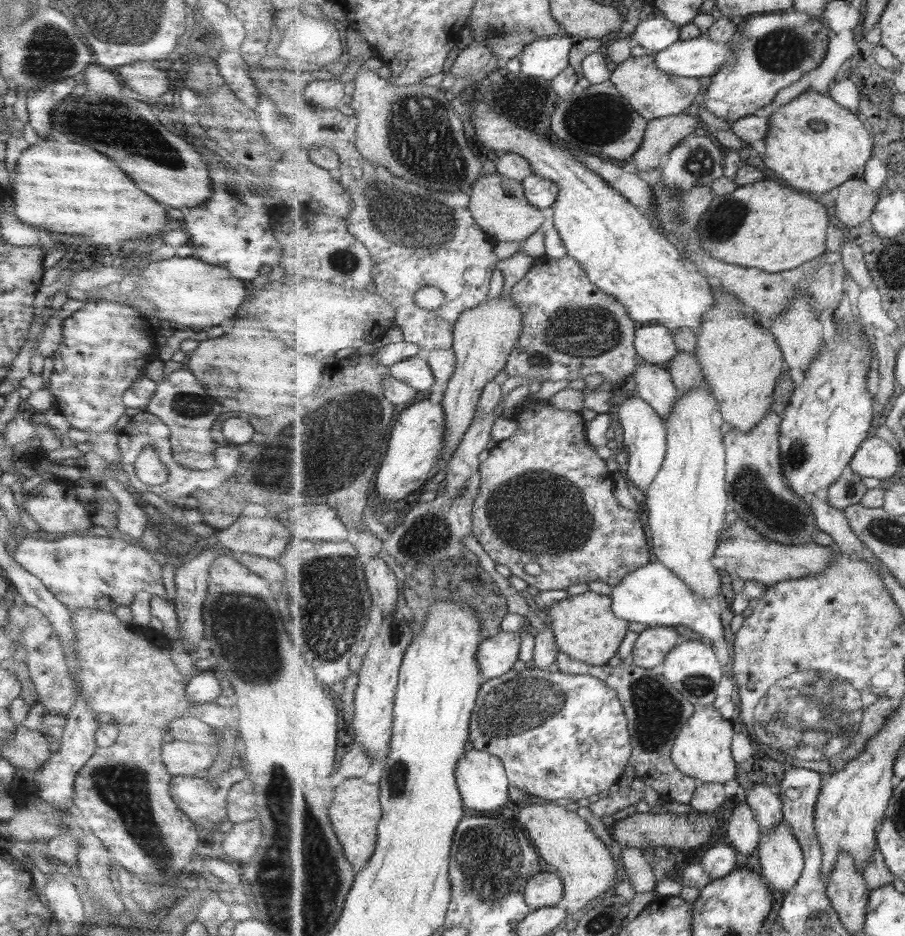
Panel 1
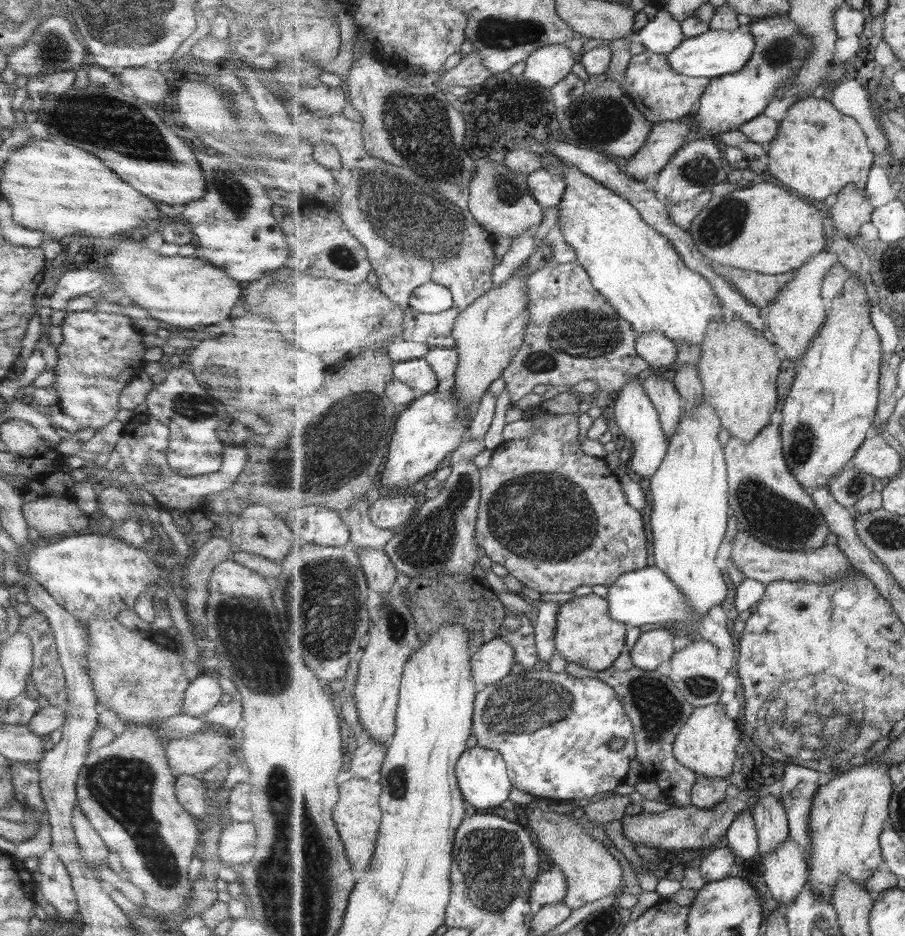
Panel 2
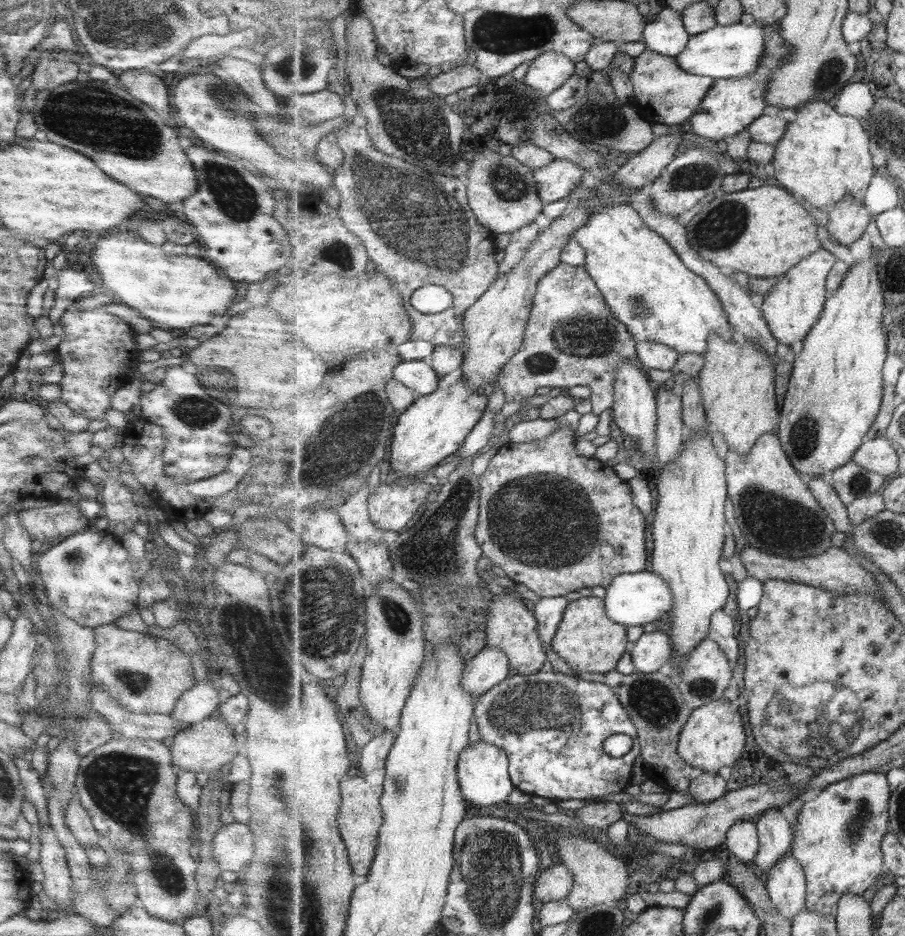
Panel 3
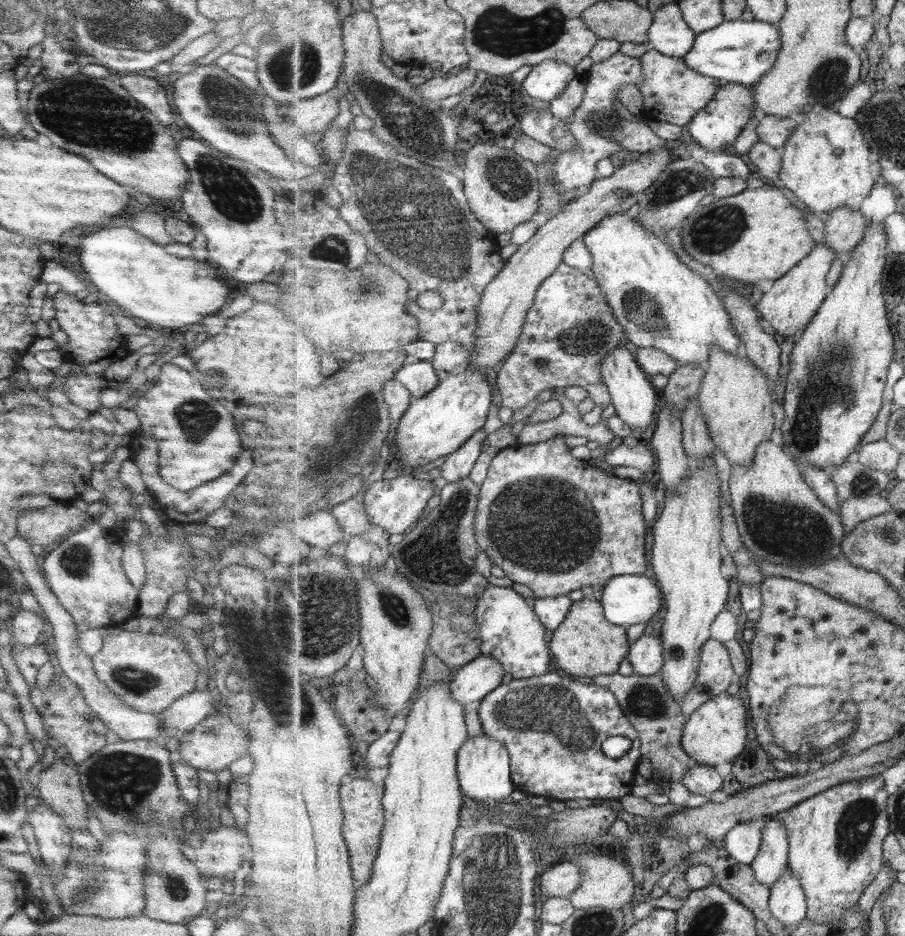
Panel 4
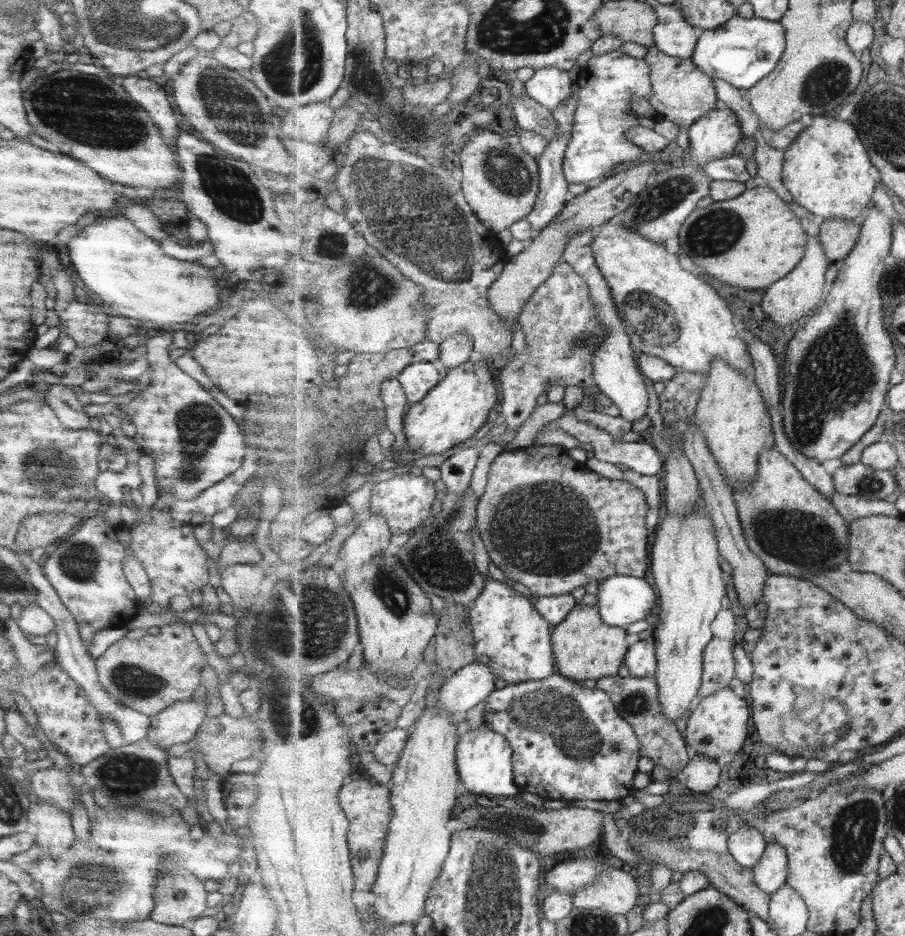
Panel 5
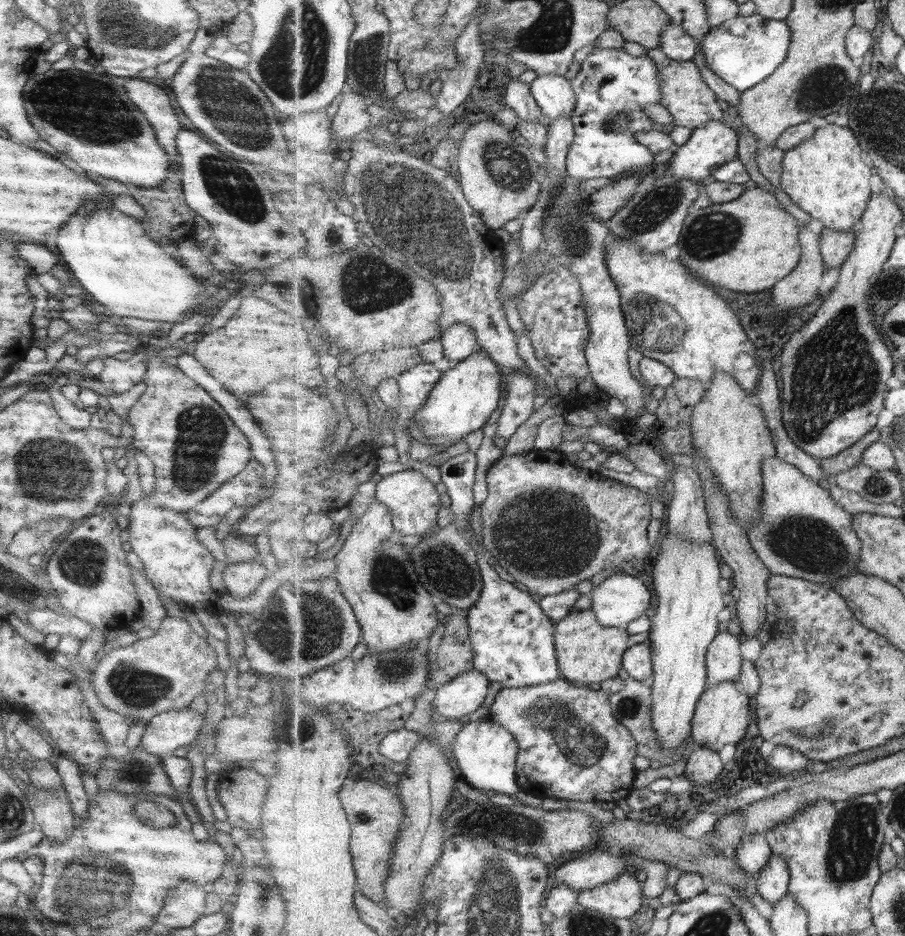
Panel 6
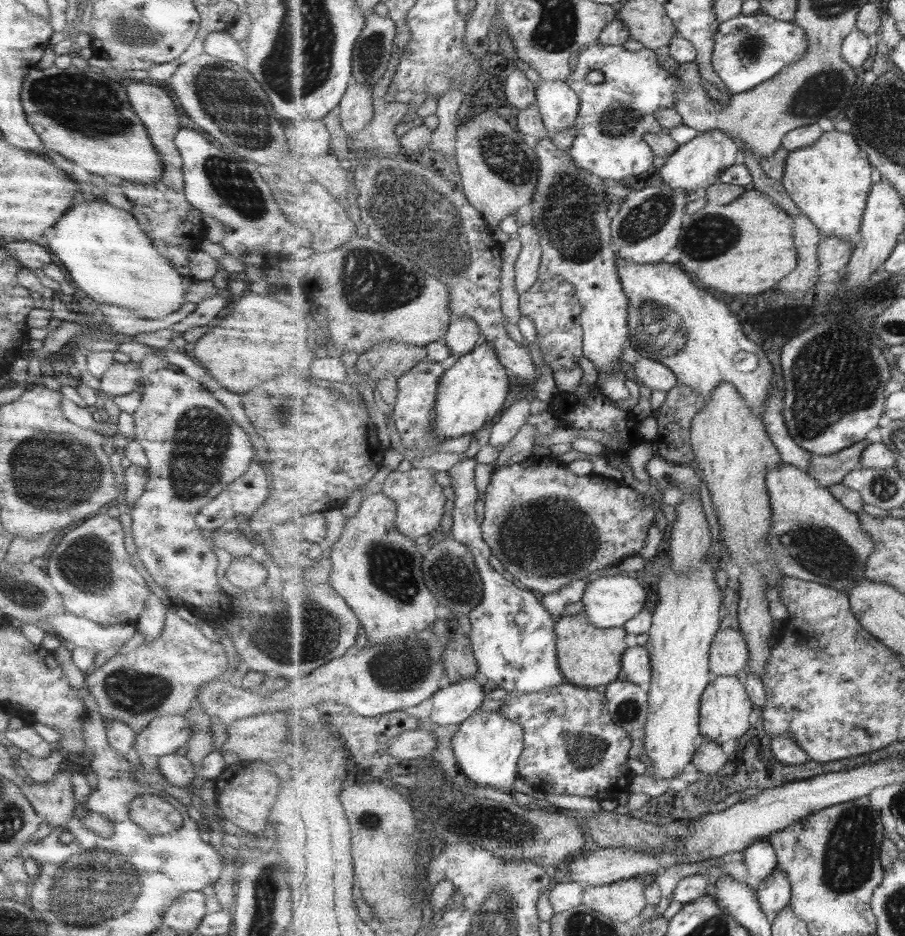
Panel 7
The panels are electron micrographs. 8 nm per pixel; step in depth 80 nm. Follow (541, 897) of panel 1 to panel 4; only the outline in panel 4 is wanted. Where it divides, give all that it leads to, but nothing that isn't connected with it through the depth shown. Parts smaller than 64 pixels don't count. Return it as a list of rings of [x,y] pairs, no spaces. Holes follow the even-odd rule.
[[[563,861],[541,874],[543,900],[550,897],[571,898],[583,882],[583,869],[578,862]]]

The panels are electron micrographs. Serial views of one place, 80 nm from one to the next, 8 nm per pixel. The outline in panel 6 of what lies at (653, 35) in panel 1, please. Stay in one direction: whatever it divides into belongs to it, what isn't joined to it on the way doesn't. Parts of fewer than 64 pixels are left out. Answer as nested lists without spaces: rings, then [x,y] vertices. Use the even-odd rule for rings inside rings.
[[[673,20],[662,28],[660,48],[666,56],[677,62],[694,61],[698,50],[696,38]]]

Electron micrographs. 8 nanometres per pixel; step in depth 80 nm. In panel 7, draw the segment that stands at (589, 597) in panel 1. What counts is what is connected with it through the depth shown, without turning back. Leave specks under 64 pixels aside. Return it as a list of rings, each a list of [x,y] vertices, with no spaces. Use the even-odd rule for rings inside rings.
[[[583,612],[561,616],[556,622],[555,630],[558,636],[557,650],[560,670],[567,682],[593,689],[617,681],[617,676],[622,670],[622,657],[628,649],[627,642],[625,642],[627,630],[599,628]]]

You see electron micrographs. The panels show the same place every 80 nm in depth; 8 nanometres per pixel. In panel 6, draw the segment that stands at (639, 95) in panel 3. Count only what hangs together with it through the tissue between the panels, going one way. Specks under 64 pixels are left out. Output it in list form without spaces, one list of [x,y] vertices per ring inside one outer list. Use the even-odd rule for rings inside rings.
[[[661,48],[648,50],[648,52],[649,57],[657,63],[659,69],[659,82],[662,92],[660,105],[667,107],[667,110],[672,112],[673,123],[676,126],[696,129],[711,121],[721,121],[718,109],[719,98],[705,82],[700,66],[697,63],[694,61],[677,62],[677,60],[671,60],[669,56],[663,53]]]

